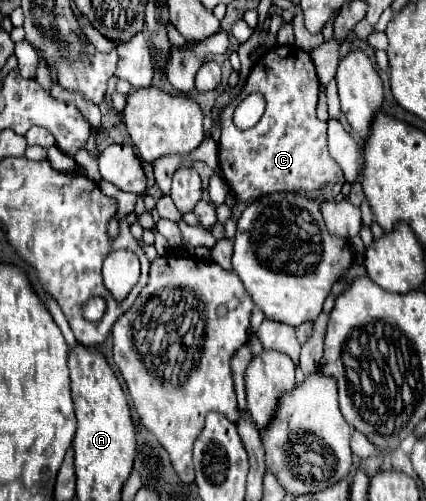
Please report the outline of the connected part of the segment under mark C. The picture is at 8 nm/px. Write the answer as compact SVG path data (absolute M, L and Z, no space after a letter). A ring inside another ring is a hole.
M279 46L267 50L257 64L253 66L253 72L249 76L247 88L225 108L225 112L219 116L221 118L221 144L219 144L219 170L223 174L223 180L229 184L237 200L251 200L259 196L267 196L273 192L291 192L291 190L307 190L315 192L327 184L343 184L343 170L341 166L329 156L327 150L327 124L317 118L317 100L319 100L319 78L313 66L313 60L309 52L297 48L297 46L283 46L283 58L277 50ZM251 90L261 90L265 96L267 108L263 118L251 128L251 130L239 130L233 124L233 112L235 106L251 92Z

